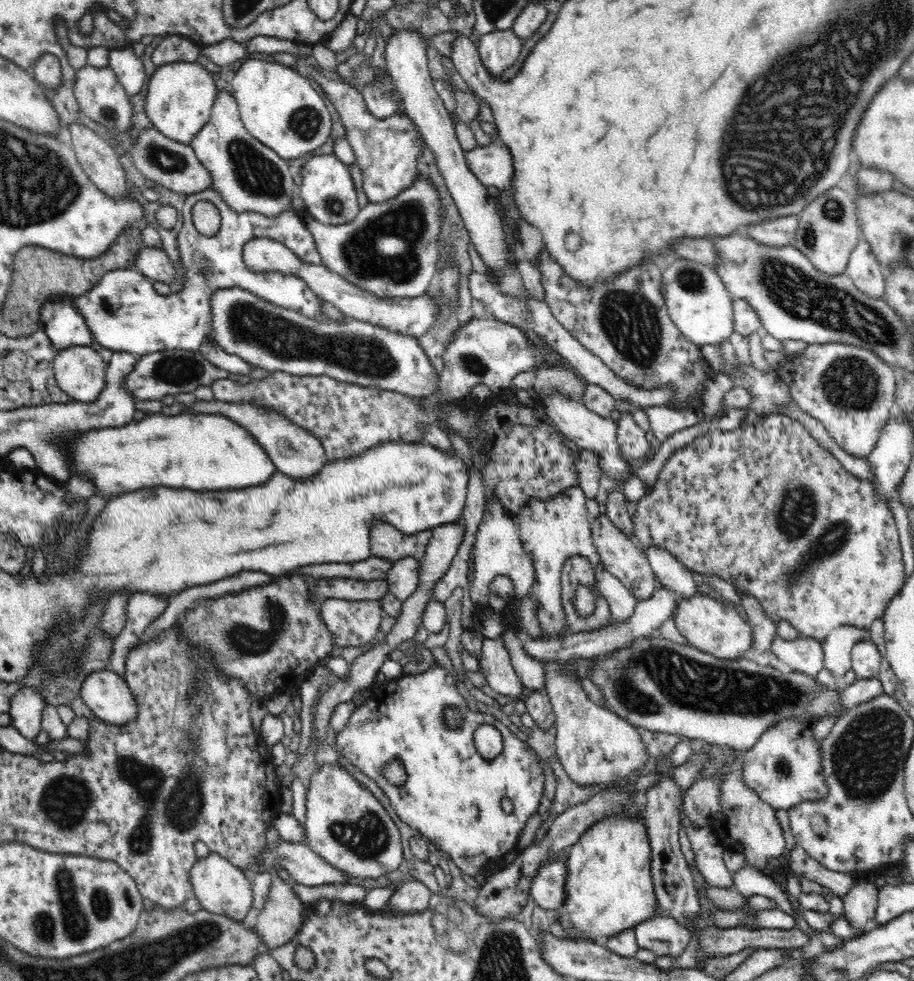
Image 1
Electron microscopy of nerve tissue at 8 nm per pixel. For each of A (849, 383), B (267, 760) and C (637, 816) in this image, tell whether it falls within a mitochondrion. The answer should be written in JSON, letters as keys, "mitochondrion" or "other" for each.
{"A":"mitochondrion","B":"other","C":"other"}

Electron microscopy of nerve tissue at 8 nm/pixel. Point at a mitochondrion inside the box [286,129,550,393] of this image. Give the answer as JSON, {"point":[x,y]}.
{"point":[388,246]}

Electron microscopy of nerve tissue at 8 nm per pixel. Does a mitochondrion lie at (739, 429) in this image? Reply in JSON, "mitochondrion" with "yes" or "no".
{"mitochondrion":"no"}

